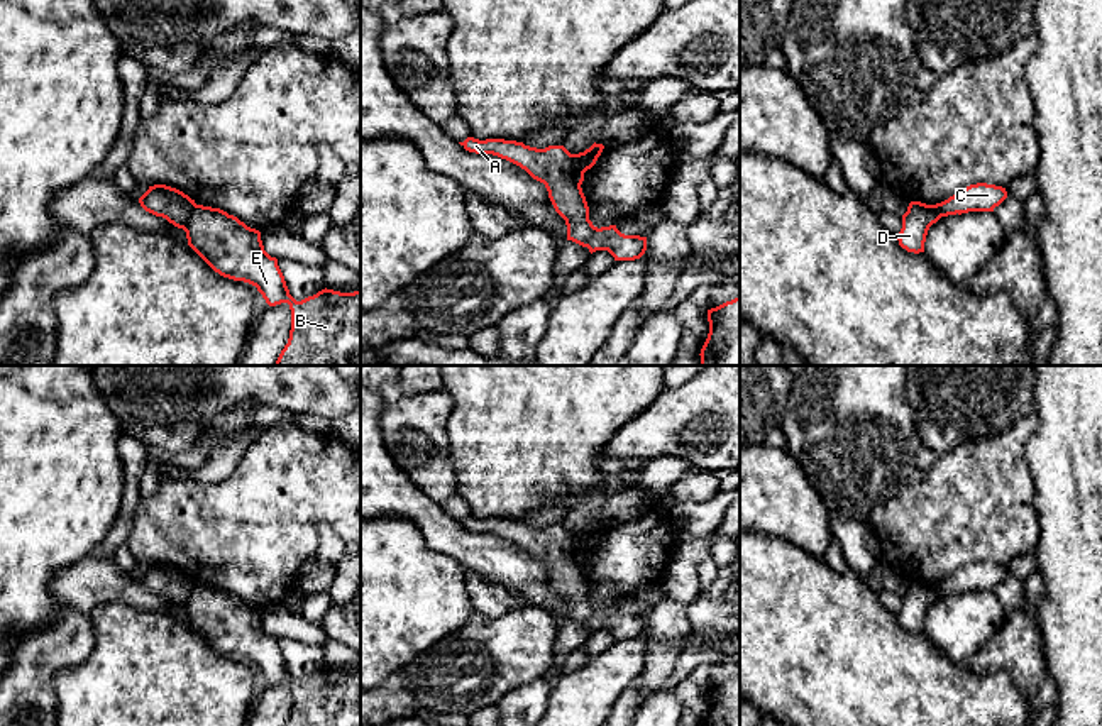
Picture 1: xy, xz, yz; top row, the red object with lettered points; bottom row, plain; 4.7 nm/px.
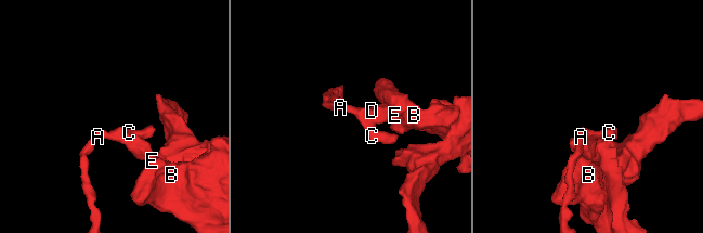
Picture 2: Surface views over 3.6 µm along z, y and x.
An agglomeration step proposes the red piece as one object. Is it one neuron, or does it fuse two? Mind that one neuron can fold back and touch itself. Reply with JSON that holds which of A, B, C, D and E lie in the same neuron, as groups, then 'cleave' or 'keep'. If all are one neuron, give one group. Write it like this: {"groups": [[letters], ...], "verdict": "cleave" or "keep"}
{"groups": [["A", "C"], ["B", "D", "E"]], "verdict": "cleave"}

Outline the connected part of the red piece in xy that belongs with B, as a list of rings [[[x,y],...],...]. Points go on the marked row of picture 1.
[[[196,205],[185,228],[188,245],[220,276],[257,288],[269,306],[288,303],[291,330],[274,366],[361,366],[361,291],[322,289],[296,301],[286,286],[278,259],[262,245],[261,232],[220,208]]]

